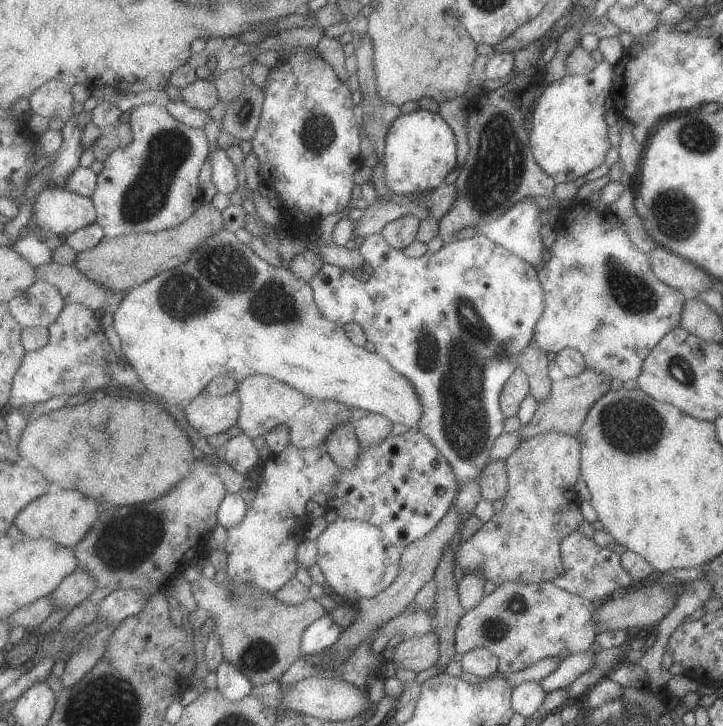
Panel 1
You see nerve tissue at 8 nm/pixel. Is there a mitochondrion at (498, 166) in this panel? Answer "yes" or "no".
yes

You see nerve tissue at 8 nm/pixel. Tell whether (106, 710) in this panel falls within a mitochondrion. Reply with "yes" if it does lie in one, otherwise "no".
yes

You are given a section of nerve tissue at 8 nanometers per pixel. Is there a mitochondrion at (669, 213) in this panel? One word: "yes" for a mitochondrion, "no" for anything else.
yes

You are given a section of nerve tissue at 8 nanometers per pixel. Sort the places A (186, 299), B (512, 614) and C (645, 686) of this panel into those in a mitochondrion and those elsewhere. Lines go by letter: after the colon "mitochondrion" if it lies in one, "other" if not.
A: mitochondrion
B: mitochondrion
C: other

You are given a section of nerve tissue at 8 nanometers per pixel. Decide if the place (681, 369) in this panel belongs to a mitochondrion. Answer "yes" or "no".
yes

